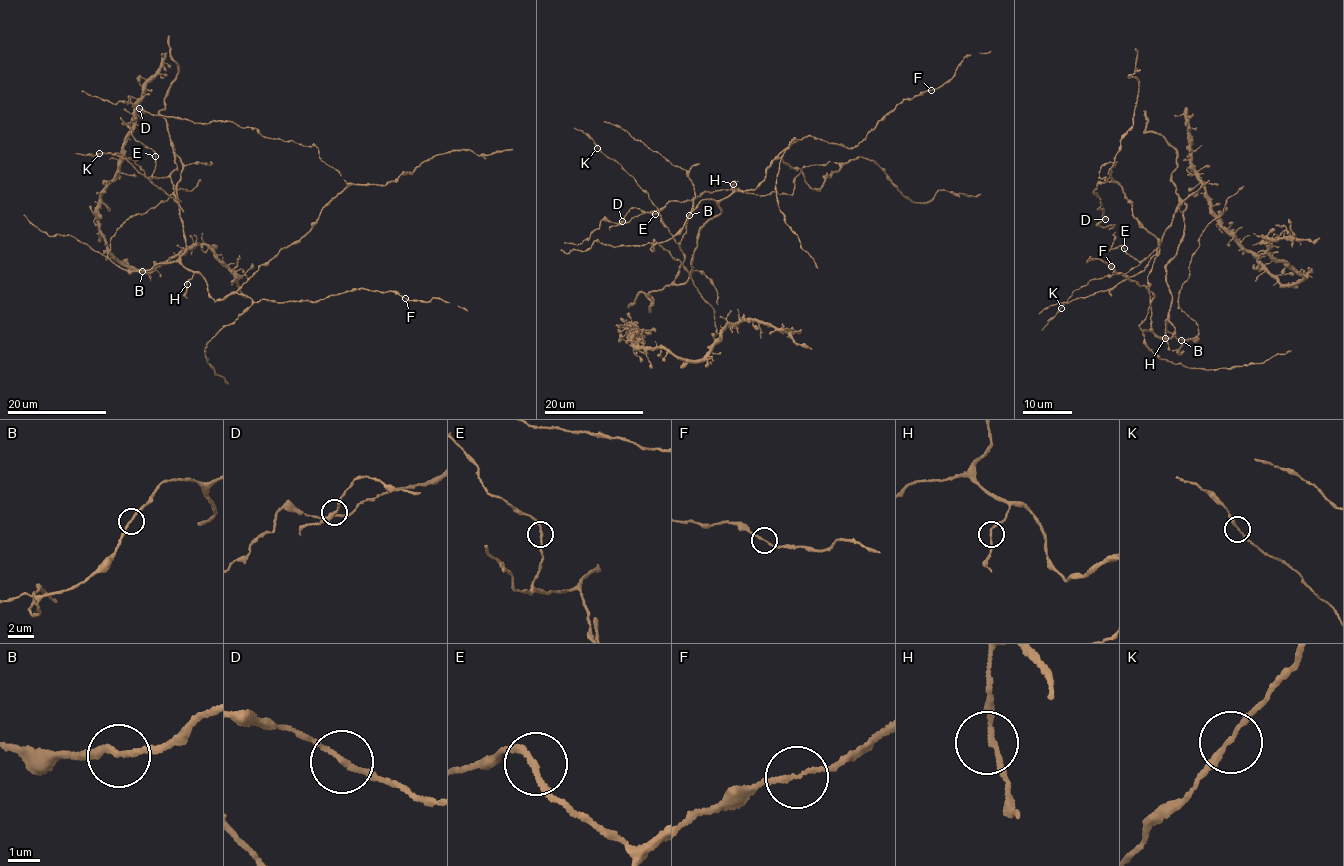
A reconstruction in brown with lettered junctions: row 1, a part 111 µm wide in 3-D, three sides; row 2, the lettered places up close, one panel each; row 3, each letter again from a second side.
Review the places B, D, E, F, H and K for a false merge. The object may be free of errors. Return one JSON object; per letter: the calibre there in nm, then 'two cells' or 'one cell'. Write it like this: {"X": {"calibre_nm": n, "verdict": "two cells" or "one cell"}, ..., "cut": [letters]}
{"B": {"calibre_nm": 190, "verdict": "one cell"}, "D": {"calibre_nm": 160, "verdict": "one cell"}, "E": {"calibre_nm": 170, "verdict": "one cell"}, "F": {"calibre_nm": 150, "verdict": "one cell"}, "H": {"calibre_nm": 150, "verdict": "one cell"}, "K": {"calibre_nm": 170, "verdict": "one cell"}, "cut": []}

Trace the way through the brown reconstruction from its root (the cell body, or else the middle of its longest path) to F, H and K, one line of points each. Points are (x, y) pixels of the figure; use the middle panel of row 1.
F: (721, 209), (735, 191), (756, 189), (771, 160), (799, 139), (853, 148), (904, 100), (931, 90)
H: (721, 209), (718, 204), (720, 199), (736, 188), (733, 184)
K: (721, 209), (699, 232), (688, 280), (675, 284), (684, 259), (682, 250), (647, 194), (597, 148)

